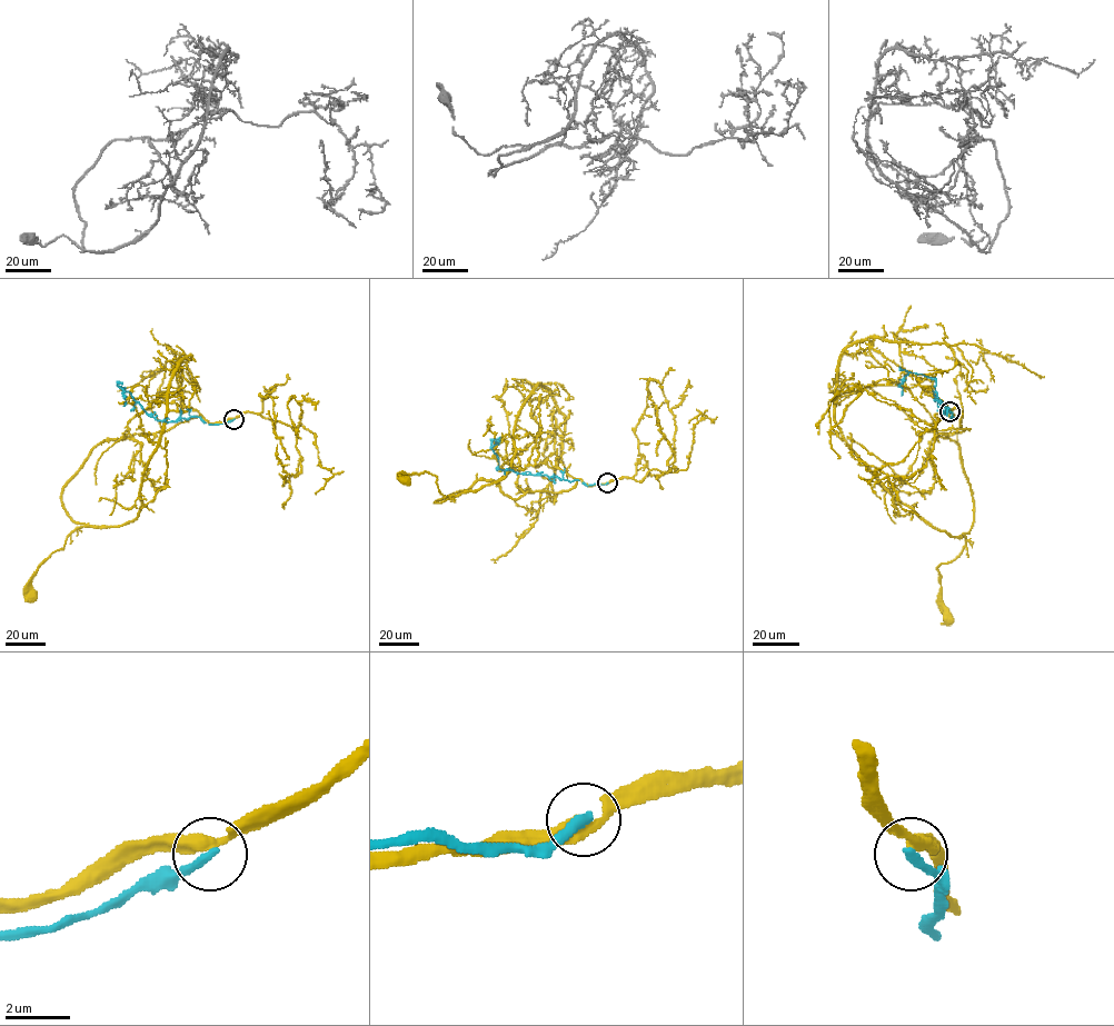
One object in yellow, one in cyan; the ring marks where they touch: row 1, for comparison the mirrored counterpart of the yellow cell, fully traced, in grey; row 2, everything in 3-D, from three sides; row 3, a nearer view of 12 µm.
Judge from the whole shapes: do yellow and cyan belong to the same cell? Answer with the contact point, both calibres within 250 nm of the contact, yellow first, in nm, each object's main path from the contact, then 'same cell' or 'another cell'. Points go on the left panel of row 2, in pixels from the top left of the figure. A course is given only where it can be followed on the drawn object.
(234, 419) | 380/320 nm | yellow via (234, 418), (189, 417), (166, 430), (99, 444), (61, 496), (67, 514), (86, 525), (39, 567), (31, 595) | cyan via (234, 419), (212, 425), (197, 417), (159, 421), (149, 416), (123, 387), (118, 386), (123, 391), (123, 406) | another cell

